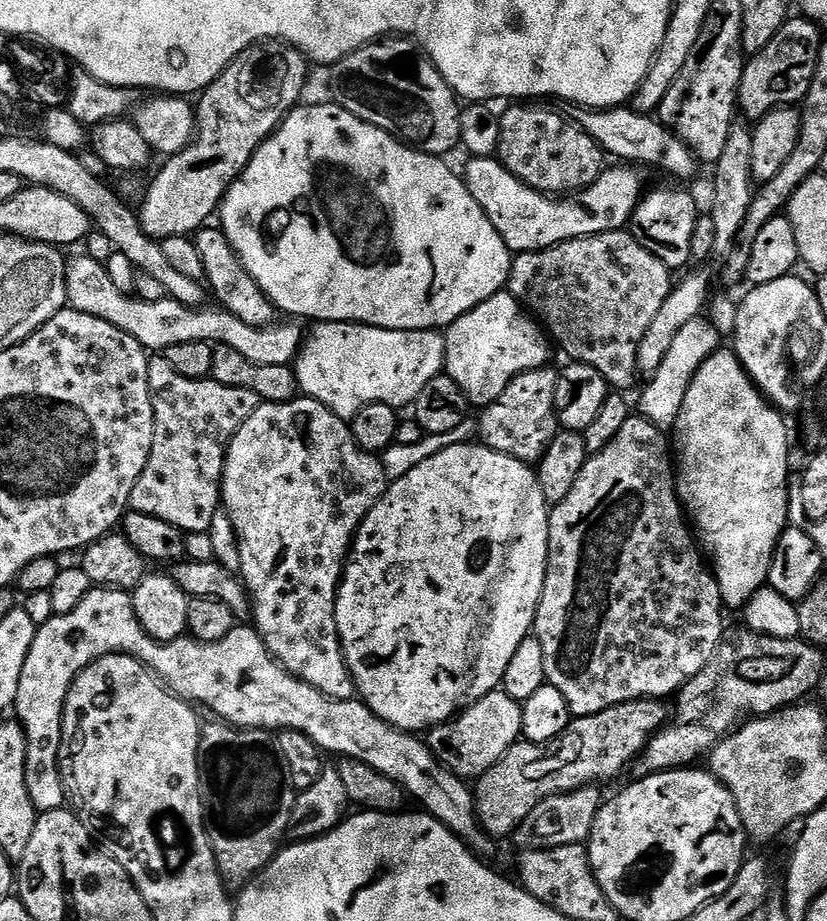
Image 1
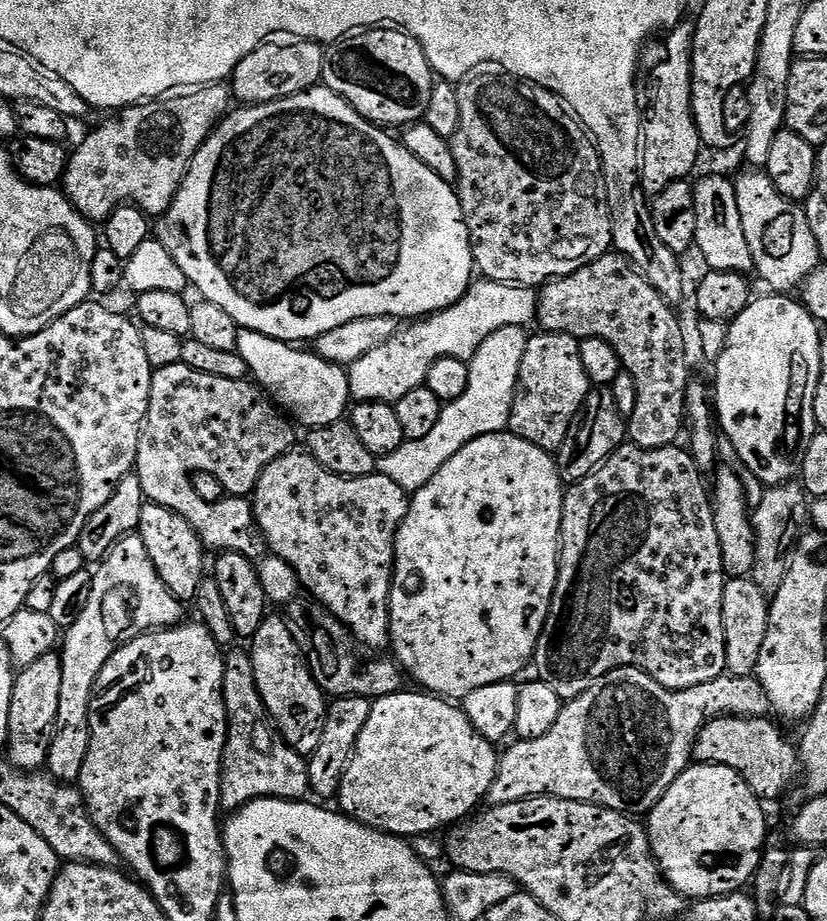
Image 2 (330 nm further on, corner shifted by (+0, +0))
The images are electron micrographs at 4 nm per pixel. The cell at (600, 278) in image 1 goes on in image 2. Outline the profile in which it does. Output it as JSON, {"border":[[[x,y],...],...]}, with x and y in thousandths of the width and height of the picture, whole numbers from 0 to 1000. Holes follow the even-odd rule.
{"border":[[[736,276],[712,287],[703,287],[694,298],[677,304],[664,304],[652,314],[647,351],[660,360],[689,363],[704,370],[728,367],[738,371],[750,390],[750,398],[767,410],[771,419],[771,441],[757,453],[757,473],[773,486],[811,486],[823,477],[828,464],[827,433],[834,416],[832,409],[832,378],[827,375],[827,356],[817,344],[819,336],[786,311],[786,306],[756,278]]]}

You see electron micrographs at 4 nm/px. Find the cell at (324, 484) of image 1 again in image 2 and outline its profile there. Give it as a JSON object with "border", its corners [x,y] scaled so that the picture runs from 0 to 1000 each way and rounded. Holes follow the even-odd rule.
{"border":[[[354,489],[347,491],[345,495],[337,495],[331,502],[326,502],[326,506],[322,506],[317,510],[317,515],[310,524],[310,532],[302,539],[307,569],[322,592],[323,598],[330,604],[341,606],[341,610],[349,612],[358,620],[364,640],[376,650],[381,651],[382,655],[388,656],[400,669],[409,671],[409,675],[421,682],[426,694],[430,696],[437,705],[446,704],[450,707],[446,709],[450,710],[458,709],[455,708],[458,704],[468,705],[472,699],[469,694],[472,688],[469,650],[474,640],[474,612],[479,608],[479,581],[484,574],[484,568],[489,566],[493,557],[495,542],[495,535],[489,534],[486,528],[479,527],[478,523],[472,523],[472,519],[458,515],[444,517],[443,519],[417,519],[417,517],[410,517],[391,508],[371,489],[363,489],[363,491],[362,489]]]}

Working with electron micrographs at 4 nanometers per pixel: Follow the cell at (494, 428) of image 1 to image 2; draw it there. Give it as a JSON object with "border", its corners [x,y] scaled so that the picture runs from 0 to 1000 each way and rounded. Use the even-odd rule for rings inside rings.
{"border":[[[657,358],[649,362],[649,365],[640,364],[636,384],[631,384],[631,397],[626,402],[626,415],[614,465],[626,476],[636,476],[636,480],[646,480],[646,484],[671,493],[680,484],[680,480],[684,480],[684,467],[689,467],[689,458],[694,458],[704,436],[711,431],[713,418],[709,402],[704,398],[701,370],[696,366]]]}

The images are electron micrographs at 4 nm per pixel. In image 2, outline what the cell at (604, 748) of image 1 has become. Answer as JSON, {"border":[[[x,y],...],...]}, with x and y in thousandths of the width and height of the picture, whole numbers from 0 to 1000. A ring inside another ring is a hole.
{"border":[[[869,777],[849,788],[846,800],[837,812],[838,822],[849,830],[878,832],[891,838],[920,870],[938,869],[958,850],[964,850],[969,837],[961,807],[948,799],[923,777]]]}

